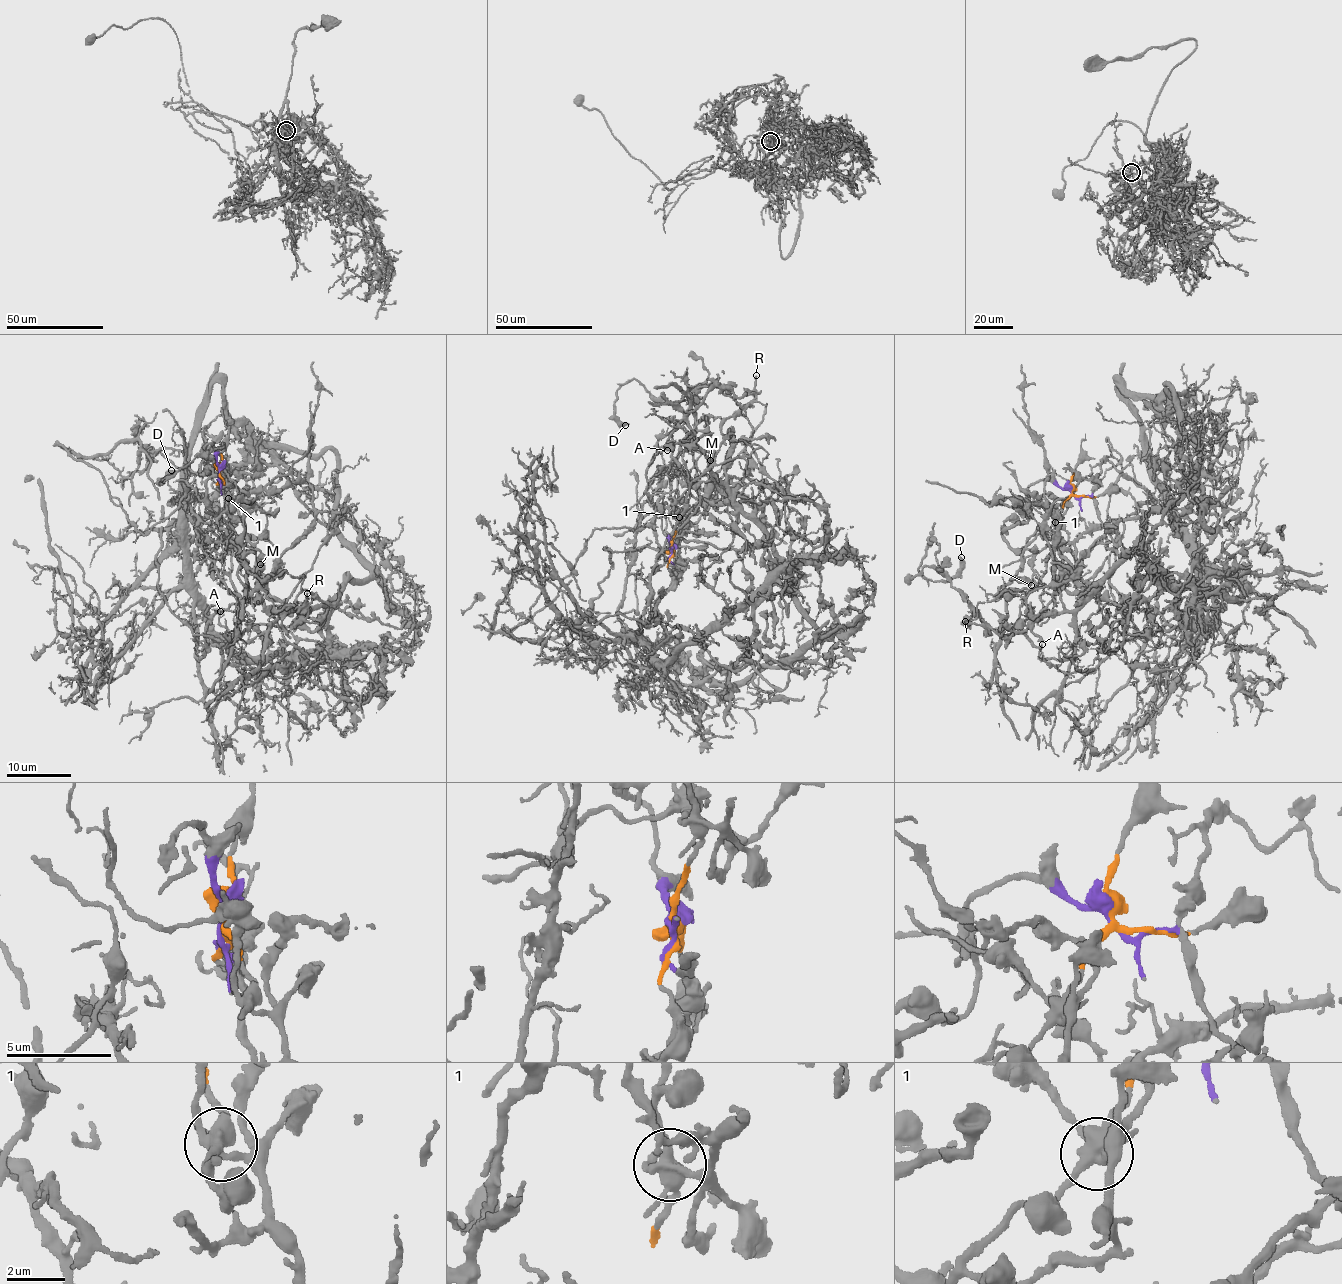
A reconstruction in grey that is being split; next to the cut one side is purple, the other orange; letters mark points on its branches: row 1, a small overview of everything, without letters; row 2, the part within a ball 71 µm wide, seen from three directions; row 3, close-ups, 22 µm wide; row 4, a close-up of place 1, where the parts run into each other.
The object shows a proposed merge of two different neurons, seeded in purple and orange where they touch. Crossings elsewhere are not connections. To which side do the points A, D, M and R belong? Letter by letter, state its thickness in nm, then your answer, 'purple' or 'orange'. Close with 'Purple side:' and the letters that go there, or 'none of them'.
A: 180 nm thick; purple
D: 600 nm thick; orange
M: 650 nm thick; orange
R: 220 nm thick; purple
Purple side: A, R

